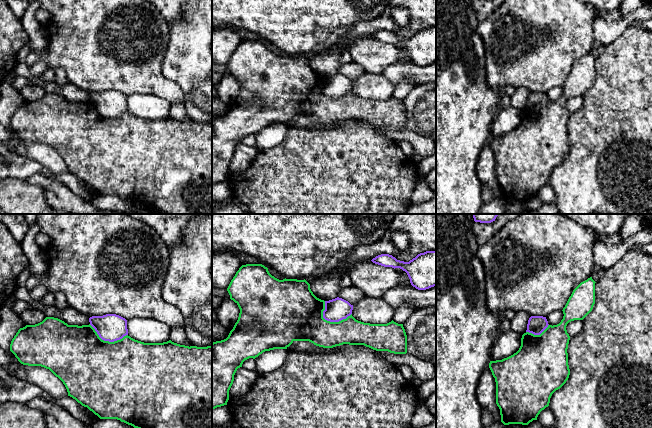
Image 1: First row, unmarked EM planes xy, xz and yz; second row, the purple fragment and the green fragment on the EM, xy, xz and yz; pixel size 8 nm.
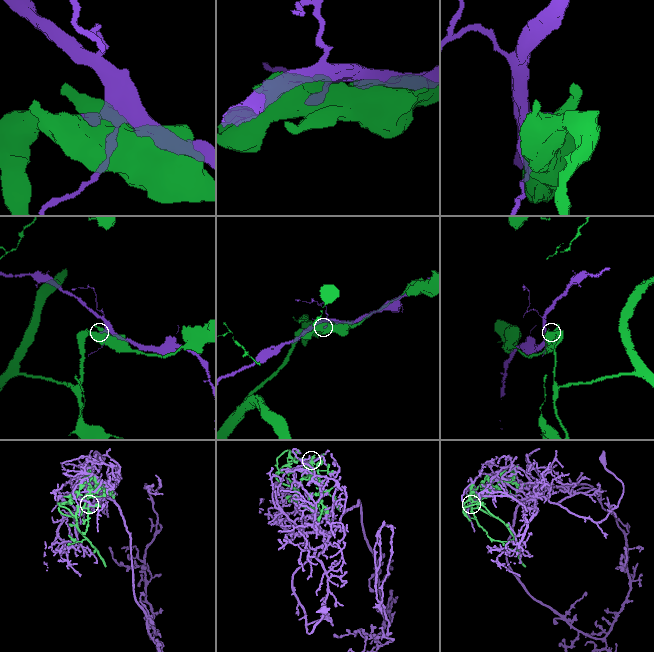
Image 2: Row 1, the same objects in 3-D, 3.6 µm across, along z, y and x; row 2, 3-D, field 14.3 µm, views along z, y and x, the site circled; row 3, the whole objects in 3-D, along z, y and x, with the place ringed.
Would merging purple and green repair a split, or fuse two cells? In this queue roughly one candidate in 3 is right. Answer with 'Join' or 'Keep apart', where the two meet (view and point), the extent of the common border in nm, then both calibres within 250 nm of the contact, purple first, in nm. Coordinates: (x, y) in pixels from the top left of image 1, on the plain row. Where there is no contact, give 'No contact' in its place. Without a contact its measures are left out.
Keep apart. Touches purple at xz (329, 96). Shared border 240 nm. Thickness 180 nm (purple) against 380 nm

